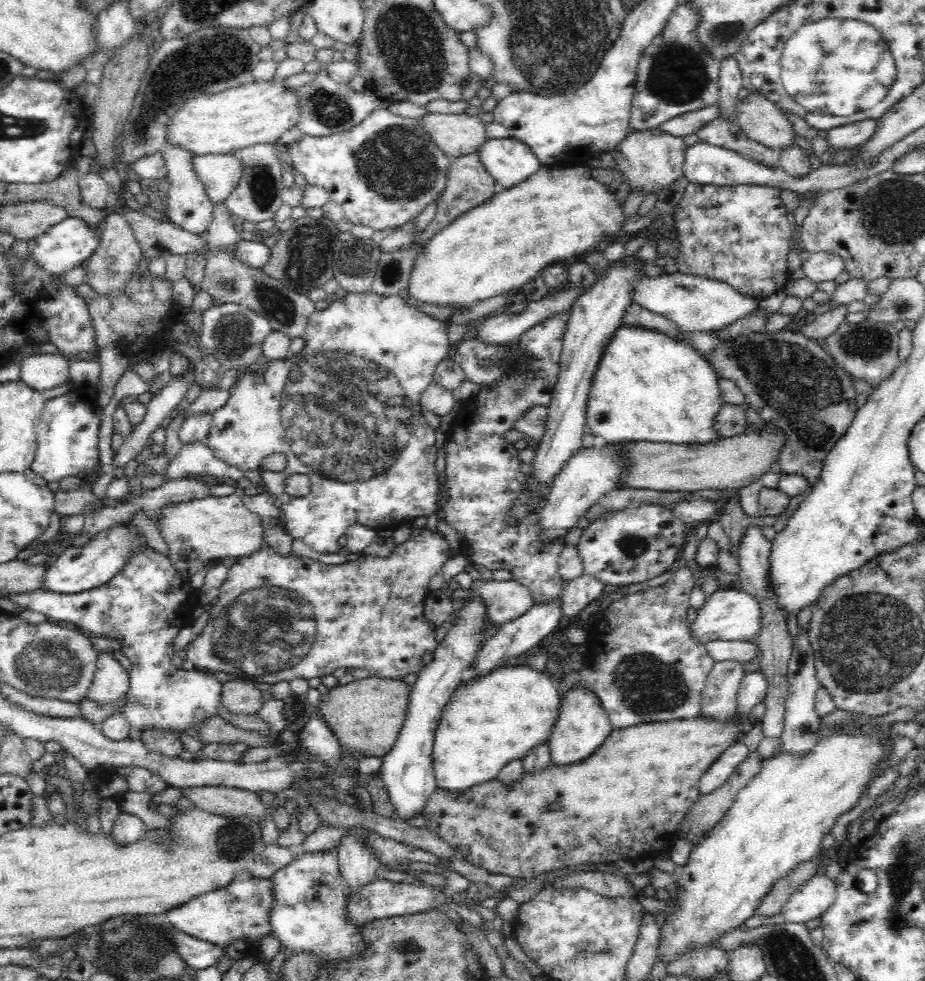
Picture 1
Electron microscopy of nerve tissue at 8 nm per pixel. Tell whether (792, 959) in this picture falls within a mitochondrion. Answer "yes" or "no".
yes

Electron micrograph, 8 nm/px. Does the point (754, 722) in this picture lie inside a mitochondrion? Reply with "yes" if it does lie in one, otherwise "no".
no

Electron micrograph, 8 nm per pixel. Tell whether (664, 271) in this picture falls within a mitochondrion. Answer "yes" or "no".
no

